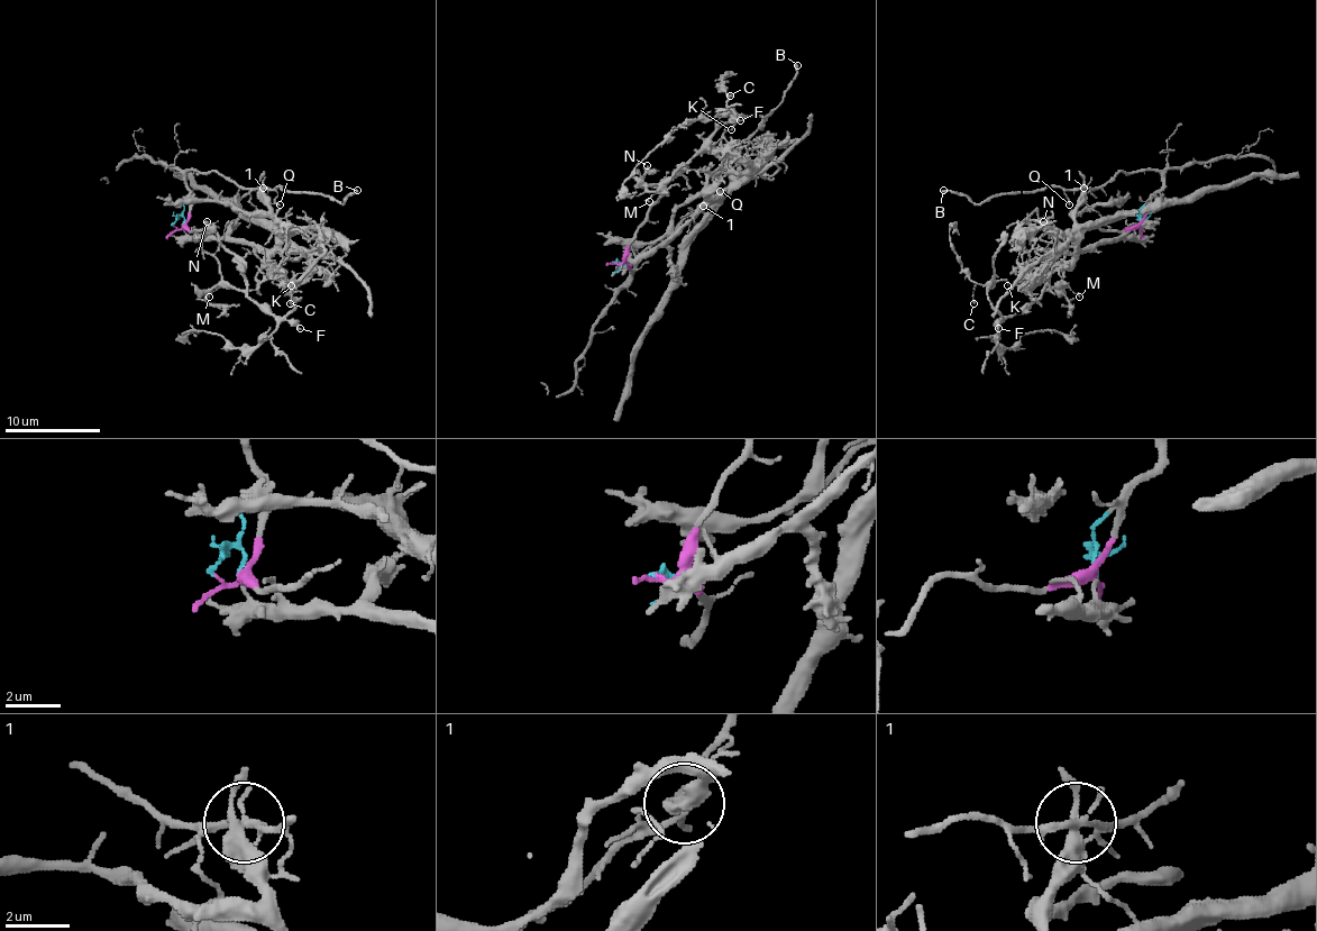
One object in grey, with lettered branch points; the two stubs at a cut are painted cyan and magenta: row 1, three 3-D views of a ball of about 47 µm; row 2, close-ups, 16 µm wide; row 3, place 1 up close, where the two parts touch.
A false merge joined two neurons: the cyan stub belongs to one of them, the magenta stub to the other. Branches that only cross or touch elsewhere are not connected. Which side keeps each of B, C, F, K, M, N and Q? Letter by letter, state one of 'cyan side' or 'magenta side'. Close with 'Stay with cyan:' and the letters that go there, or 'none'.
B: magenta side
C: magenta side
F: magenta side
K: magenta side
M: magenta side
N: magenta side
Q: magenta side
Stay with cyan: none

